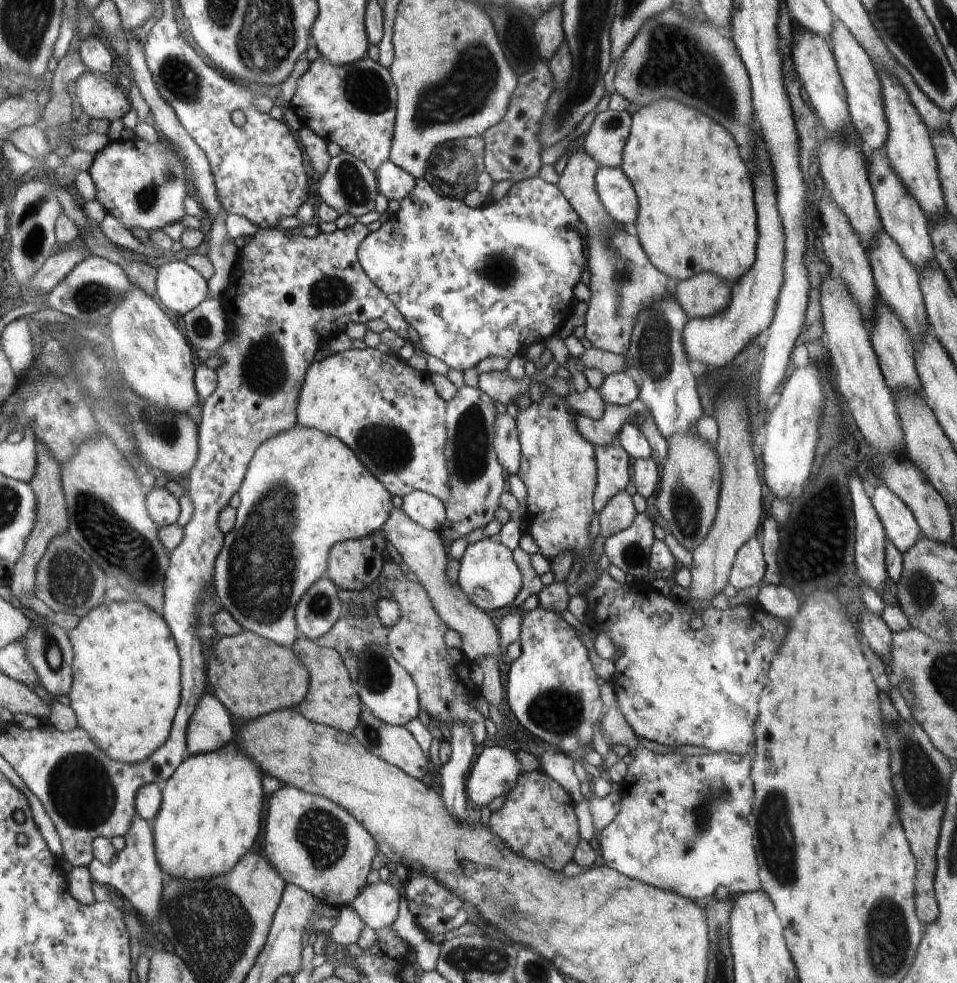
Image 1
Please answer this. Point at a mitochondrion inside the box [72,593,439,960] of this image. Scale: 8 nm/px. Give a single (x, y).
(320, 832)

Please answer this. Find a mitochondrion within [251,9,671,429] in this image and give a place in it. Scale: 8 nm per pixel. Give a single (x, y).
(444, 101)

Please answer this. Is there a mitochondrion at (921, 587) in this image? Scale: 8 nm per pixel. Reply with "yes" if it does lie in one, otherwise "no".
yes

